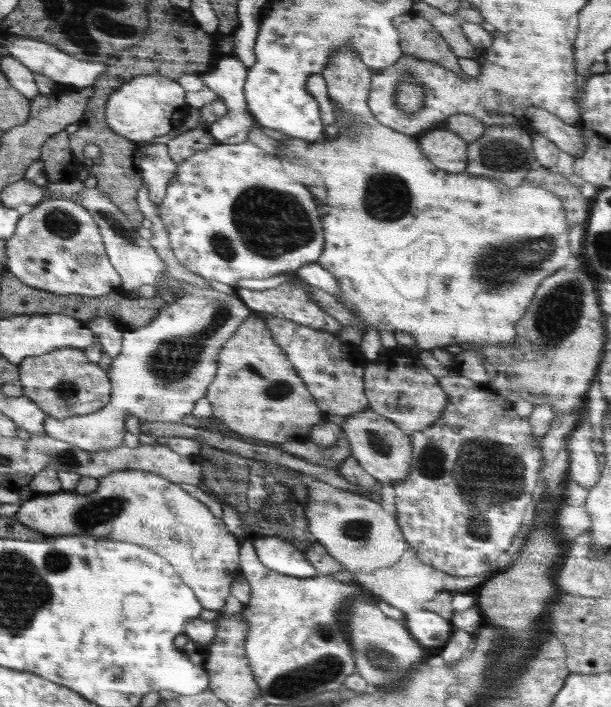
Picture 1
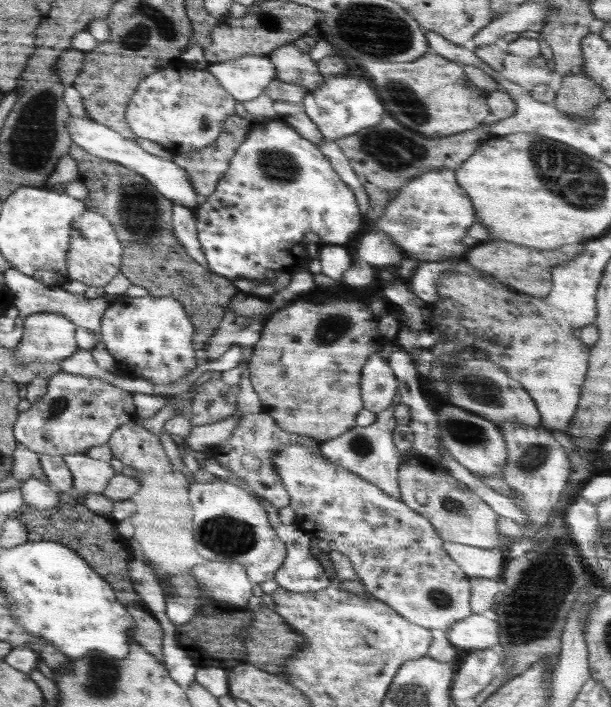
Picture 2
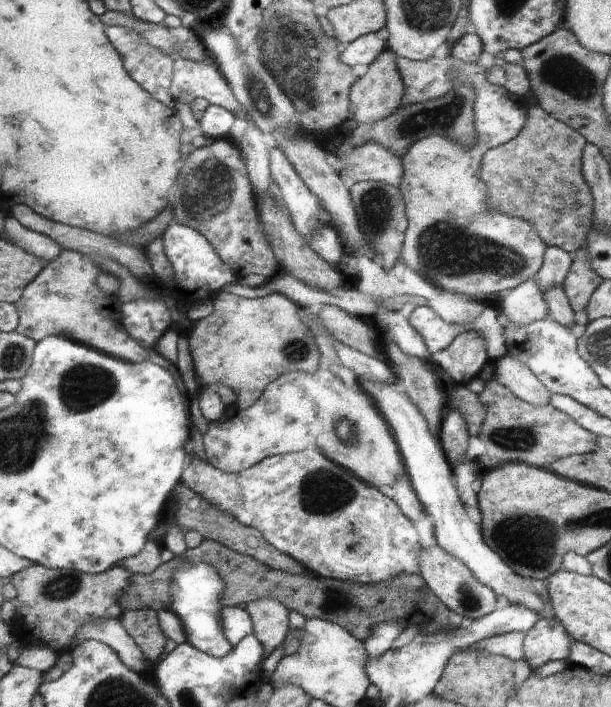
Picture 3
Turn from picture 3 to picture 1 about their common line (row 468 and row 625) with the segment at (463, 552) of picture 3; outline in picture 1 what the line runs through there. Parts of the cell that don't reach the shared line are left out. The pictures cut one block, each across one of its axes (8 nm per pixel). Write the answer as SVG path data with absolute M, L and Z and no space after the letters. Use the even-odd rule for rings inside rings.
M416 609L408 613L403 622L408 626L410 634L422 646L444 646L450 640L453 625L436 612L428 609Z

